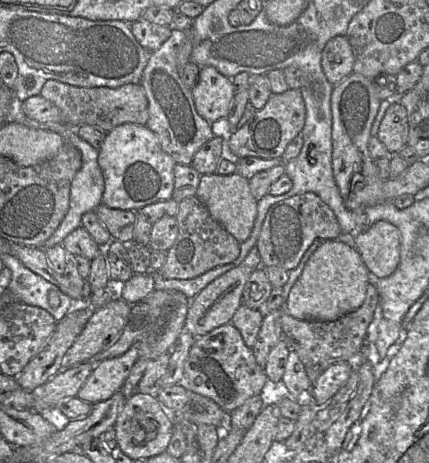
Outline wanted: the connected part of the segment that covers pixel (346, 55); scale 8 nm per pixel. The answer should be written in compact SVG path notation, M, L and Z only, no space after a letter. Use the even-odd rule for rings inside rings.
M345 35L335 36L326 43L322 51L321 66L333 86L353 73L353 65L353 50Z

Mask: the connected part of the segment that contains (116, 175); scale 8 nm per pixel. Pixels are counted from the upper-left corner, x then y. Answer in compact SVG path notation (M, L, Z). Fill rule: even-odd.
M124 123L107 132L98 164L104 178L102 204L109 208L137 211L172 198L176 162L163 151L157 135L146 125Z

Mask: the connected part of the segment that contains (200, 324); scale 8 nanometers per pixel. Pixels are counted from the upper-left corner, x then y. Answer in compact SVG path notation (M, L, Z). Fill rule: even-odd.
M241 264L220 275L203 288L190 300L184 328L194 337L199 337L231 322L235 311L242 304L243 288L252 270Z

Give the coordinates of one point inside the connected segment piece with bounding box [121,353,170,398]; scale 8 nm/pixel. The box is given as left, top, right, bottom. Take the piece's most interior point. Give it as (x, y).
(144, 374)

